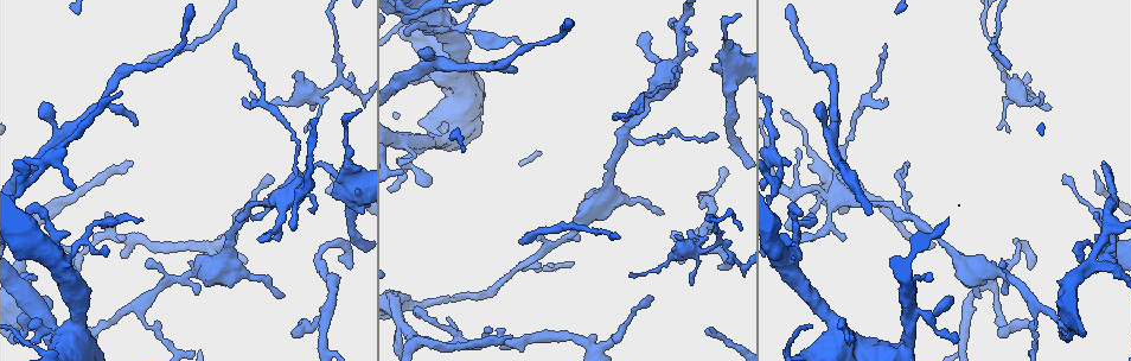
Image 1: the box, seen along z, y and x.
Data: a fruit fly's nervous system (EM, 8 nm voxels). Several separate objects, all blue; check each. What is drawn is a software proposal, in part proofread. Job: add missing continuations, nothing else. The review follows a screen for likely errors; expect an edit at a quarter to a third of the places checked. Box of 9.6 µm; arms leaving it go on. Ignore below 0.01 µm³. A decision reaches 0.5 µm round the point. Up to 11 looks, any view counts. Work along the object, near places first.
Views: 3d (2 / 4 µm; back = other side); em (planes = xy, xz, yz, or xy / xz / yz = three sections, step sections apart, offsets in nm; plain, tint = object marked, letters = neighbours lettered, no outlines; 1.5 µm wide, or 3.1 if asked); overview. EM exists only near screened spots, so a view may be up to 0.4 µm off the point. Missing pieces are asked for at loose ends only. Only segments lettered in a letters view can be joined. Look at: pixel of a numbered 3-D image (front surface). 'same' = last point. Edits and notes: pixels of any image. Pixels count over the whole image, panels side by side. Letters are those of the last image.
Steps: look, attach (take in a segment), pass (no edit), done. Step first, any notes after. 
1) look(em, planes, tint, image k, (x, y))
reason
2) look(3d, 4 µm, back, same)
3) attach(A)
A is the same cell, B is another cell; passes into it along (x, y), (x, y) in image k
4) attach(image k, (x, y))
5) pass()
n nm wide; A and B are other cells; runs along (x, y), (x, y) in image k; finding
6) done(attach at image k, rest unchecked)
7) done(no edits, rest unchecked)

look(3d, 2 µm, image 1, (1095, 171))
an open end

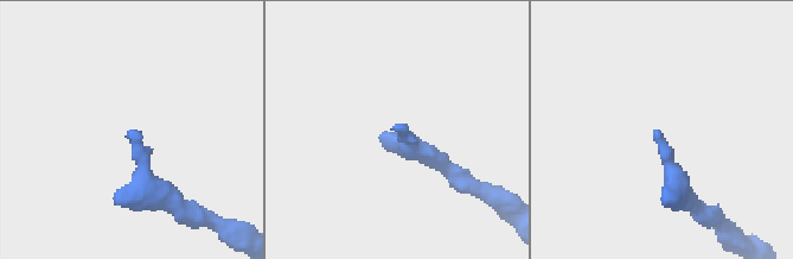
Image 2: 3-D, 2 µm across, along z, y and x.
look(em, yz, step 8, tint, image 2, (132, 130))
now the EM

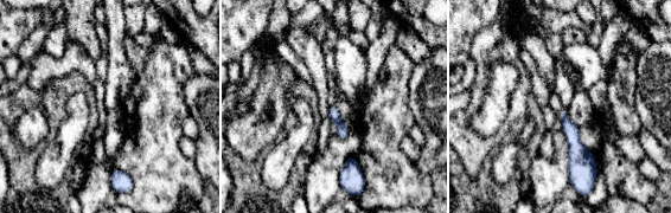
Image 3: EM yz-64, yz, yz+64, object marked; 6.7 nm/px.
look(em, planes, letters, same)

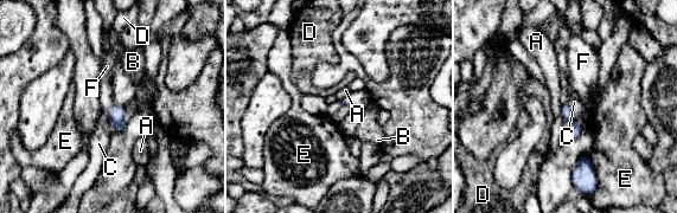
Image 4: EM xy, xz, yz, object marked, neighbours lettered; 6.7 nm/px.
attach(F)
F is the same cell, A, B, C, D and E are other cells; the cell continues

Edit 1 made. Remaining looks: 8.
look(em, planes, tint, image 1, (1003, 71))
thin end

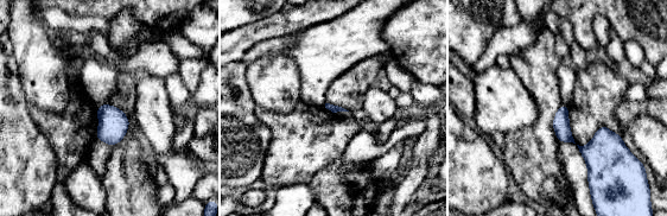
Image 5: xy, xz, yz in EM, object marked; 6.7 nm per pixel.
look(em, planes, letters, same)
what lies round it

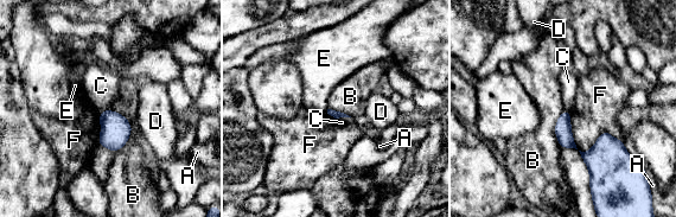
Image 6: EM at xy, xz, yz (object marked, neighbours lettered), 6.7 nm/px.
pass()
A, B, C, D, E and F are other cells; border along (563, 109), (555, 125), (561, 148) in image 6; no lettered segment goes on from it

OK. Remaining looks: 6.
look(em, yz, step 8, letters, image 1, (615, 119))
thin end

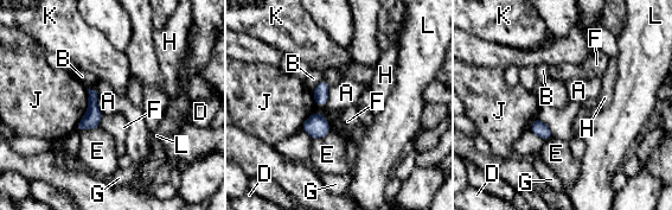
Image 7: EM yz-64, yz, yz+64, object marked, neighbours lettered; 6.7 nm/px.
pass()
A, B, D, E, F, G, H, J, K and L are other cells; border along (89, 88), (102, 113) in image 7; no lettered segment goes on from it

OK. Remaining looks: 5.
look(3d, 2 µm, image 1, (403, 171))

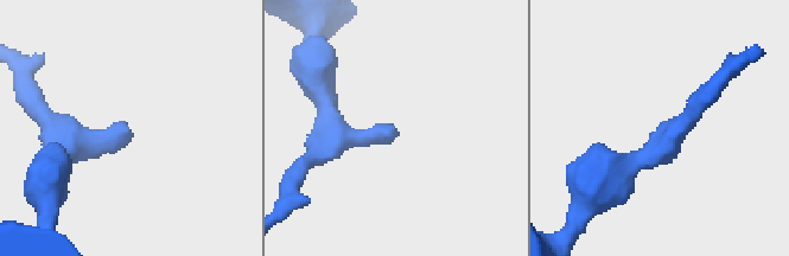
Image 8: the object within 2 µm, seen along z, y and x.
look(em, planes, plain, image 8, (122, 125))

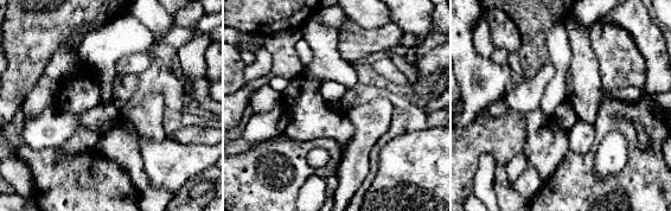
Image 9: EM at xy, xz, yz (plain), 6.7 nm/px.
look(em, planes, letters, same)

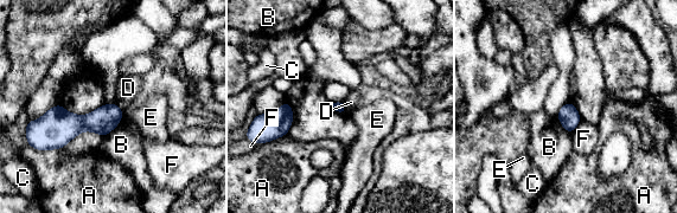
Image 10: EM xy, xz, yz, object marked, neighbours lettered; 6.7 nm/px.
pass()
A, B, C, D, E and F are other cells; border along (343, 101), (346, 113) in image 10; none of them fits

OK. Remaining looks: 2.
done(attach at image 4, rest unchecked)

